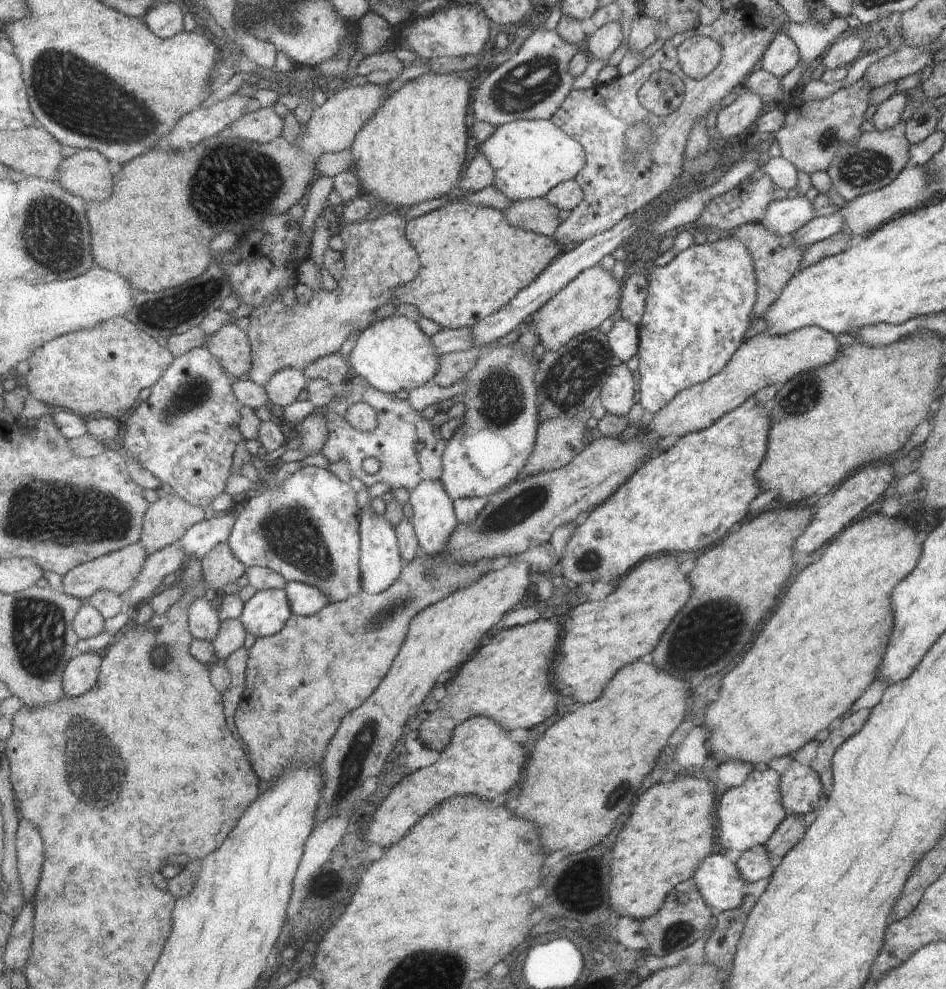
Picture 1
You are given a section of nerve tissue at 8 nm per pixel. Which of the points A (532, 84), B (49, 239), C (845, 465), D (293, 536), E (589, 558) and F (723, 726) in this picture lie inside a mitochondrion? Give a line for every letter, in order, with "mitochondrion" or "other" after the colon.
A: mitochondrion
B: mitochondrion
C: other
D: mitochondrion
E: mitochondrion
F: other

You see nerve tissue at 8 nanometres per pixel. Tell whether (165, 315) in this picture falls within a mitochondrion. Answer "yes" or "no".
yes

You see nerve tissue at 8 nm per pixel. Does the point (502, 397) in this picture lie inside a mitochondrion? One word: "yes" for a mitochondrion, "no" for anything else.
yes

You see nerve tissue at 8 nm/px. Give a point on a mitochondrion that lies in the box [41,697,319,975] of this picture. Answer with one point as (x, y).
(102, 784)

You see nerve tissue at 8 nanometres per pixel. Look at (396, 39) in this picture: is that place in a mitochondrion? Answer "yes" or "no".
no

